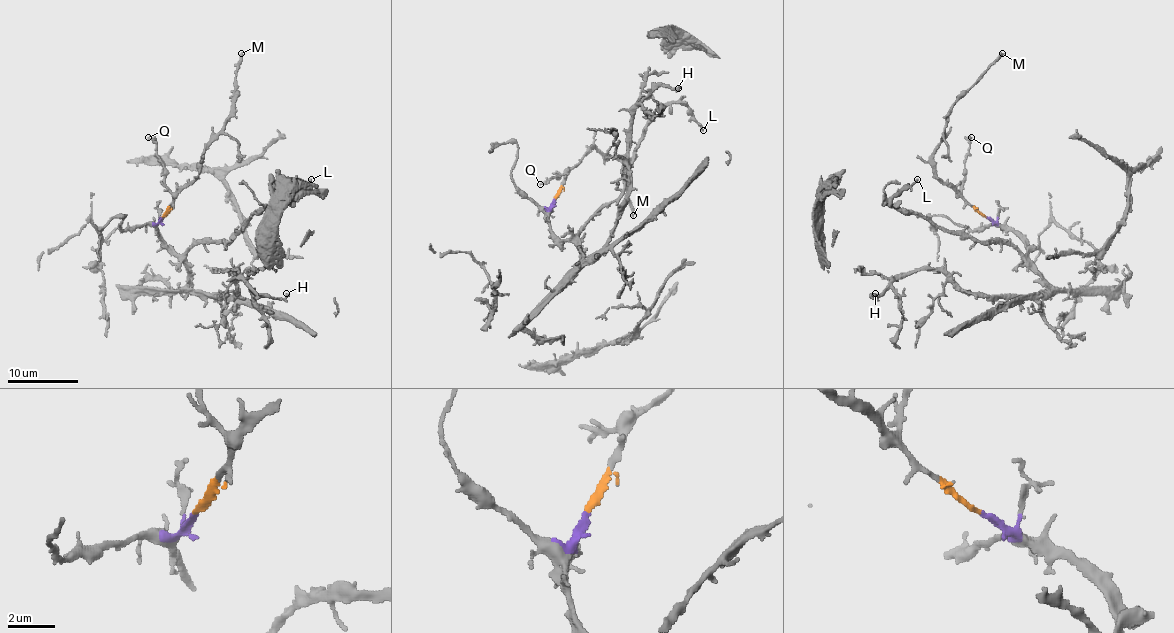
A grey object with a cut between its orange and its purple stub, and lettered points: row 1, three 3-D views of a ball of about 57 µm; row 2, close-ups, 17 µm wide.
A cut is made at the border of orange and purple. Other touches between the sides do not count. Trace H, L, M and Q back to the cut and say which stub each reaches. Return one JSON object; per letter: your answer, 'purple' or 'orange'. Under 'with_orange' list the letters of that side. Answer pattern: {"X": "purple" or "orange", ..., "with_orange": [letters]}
{"H": "purple", "L": "purple", "M": "orange", "Q": "orange", "with_orange": ["M", "Q"]}

